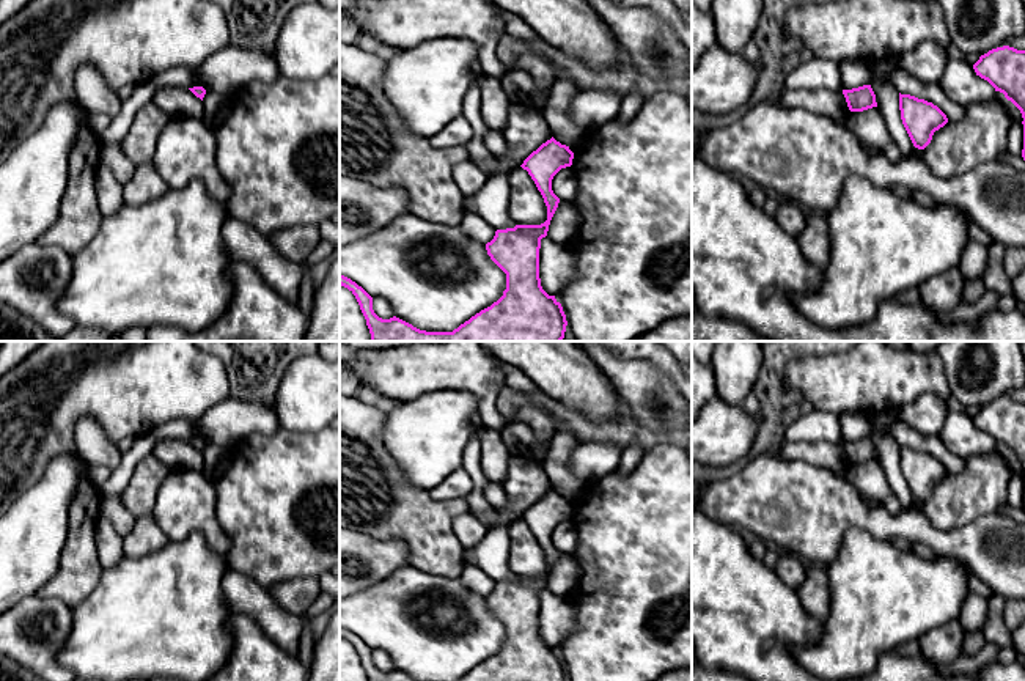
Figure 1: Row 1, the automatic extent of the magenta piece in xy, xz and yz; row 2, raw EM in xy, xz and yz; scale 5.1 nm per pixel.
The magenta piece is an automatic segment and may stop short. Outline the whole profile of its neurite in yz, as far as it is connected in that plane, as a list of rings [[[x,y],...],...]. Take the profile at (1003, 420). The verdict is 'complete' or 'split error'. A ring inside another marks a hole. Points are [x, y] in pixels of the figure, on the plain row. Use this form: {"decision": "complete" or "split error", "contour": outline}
{"decision": "complete", "contour": [[[1009,398],[992,401],[979,409],[973,421],[1020,462],[1023,470],[1022,510],[1025,513],[1025,403]]]}

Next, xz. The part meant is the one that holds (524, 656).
{"decision": "complete", "contour": [[[552,489],[524,513],[520,519],[541,544],[547,572],[541,577],[516,577],[495,583],[486,602],[506,626],[506,642],[497,654],[457,681],[566,681],[561,656],[541,639],[539,601],[560,555],[552,543],[552,532],[561,521],[571,519],[572,511],[569,499]]]}

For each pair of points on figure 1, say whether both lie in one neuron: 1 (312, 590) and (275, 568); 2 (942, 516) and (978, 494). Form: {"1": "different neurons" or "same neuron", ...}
{"1": "different neurons", "2": "same neuron"}

